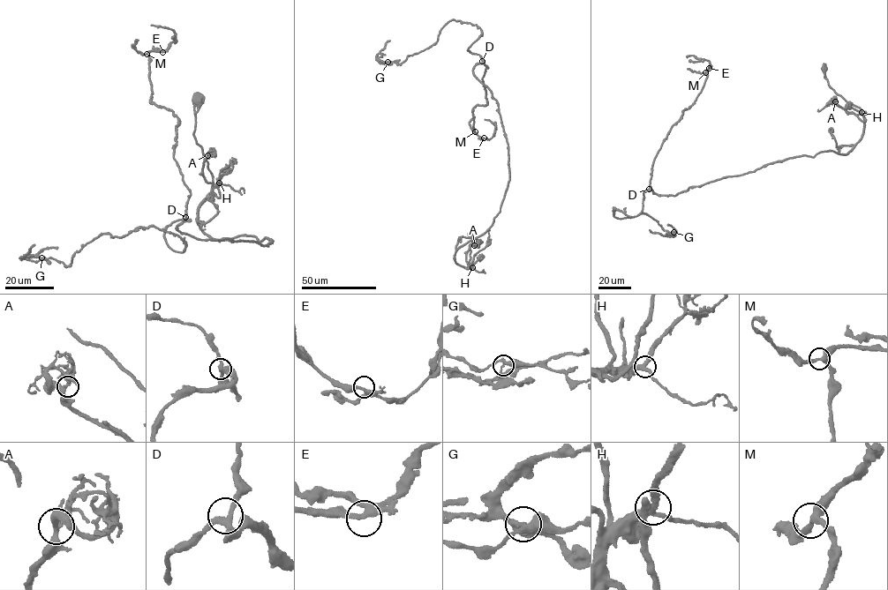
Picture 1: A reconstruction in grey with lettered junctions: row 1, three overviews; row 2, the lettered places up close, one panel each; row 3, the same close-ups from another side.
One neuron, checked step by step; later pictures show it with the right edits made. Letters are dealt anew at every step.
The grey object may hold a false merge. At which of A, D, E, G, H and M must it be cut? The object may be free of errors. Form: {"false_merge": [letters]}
{"false_merge": ["G"]}

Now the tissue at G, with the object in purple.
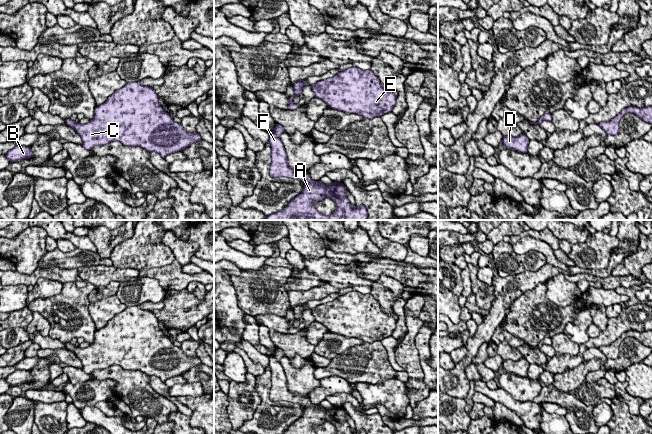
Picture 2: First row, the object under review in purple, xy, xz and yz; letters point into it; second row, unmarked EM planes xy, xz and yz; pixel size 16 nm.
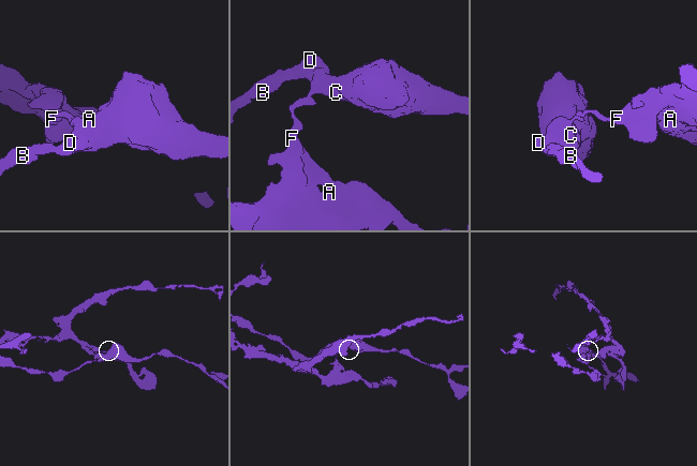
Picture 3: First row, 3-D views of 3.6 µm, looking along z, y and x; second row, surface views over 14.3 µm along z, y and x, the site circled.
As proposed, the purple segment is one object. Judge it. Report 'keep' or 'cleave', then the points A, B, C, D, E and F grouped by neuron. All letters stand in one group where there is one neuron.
cleave; groups A F / B C D E

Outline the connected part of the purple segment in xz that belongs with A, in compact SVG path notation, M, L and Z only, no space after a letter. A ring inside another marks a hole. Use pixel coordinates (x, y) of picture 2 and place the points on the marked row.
M275 124L275 129L270 132L270 176L298 179L304 183L304 188L282 211L268 215L266 220L340 220L342 217L345 220L366 220L367 209L365 206L351 205L343 183L333 181L331 185L326 185L320 180L314 182L309 173L296 171L288 166L287 154L279 138L282 133L284 128L280 124ZM326 197L332 199L337 207L331 215L321 214L313 205L314 201L321 201Z

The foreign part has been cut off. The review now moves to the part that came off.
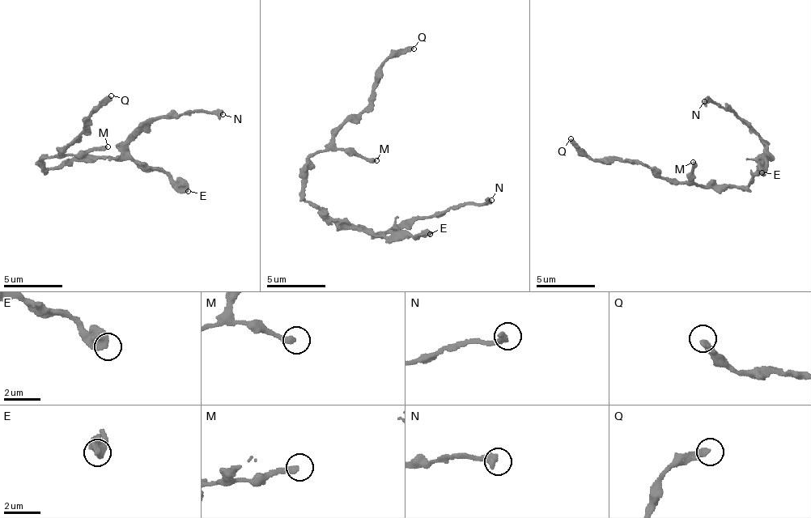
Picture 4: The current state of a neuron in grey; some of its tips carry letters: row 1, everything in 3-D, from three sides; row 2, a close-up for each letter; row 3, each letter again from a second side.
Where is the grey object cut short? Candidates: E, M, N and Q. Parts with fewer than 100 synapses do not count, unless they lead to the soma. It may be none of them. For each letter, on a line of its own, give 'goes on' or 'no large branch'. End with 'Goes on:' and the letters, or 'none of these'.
E: no large branch
M: no large branch
N: goes on
Q: no large branch
Goes on: N

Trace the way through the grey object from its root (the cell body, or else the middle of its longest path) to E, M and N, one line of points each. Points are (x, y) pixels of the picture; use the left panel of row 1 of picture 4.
E: (50, 167), (63, 167), (96, 159), (146, 162), (151, 167), (160, 167), (188, 191)
M: (50, 167), (47, 169), (39, 163), (48, 156), (88, 154), (108, 146)
N: (50, 167), (63, 167), (78, 161), (117, 156), (156, 118), (222, 114)

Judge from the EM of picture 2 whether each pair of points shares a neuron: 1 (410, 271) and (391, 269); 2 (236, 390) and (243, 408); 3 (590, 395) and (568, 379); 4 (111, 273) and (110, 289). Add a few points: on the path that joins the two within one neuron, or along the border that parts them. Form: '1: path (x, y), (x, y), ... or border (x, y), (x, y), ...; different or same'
1: path (405, 271), (396, 269); same
2: path (240, 394), (243, 397), (243, 404); same
3: border (585, 380), (578, 387); different
4: border (120, 282), (110, 281), (106, 285), (95, 287); different

